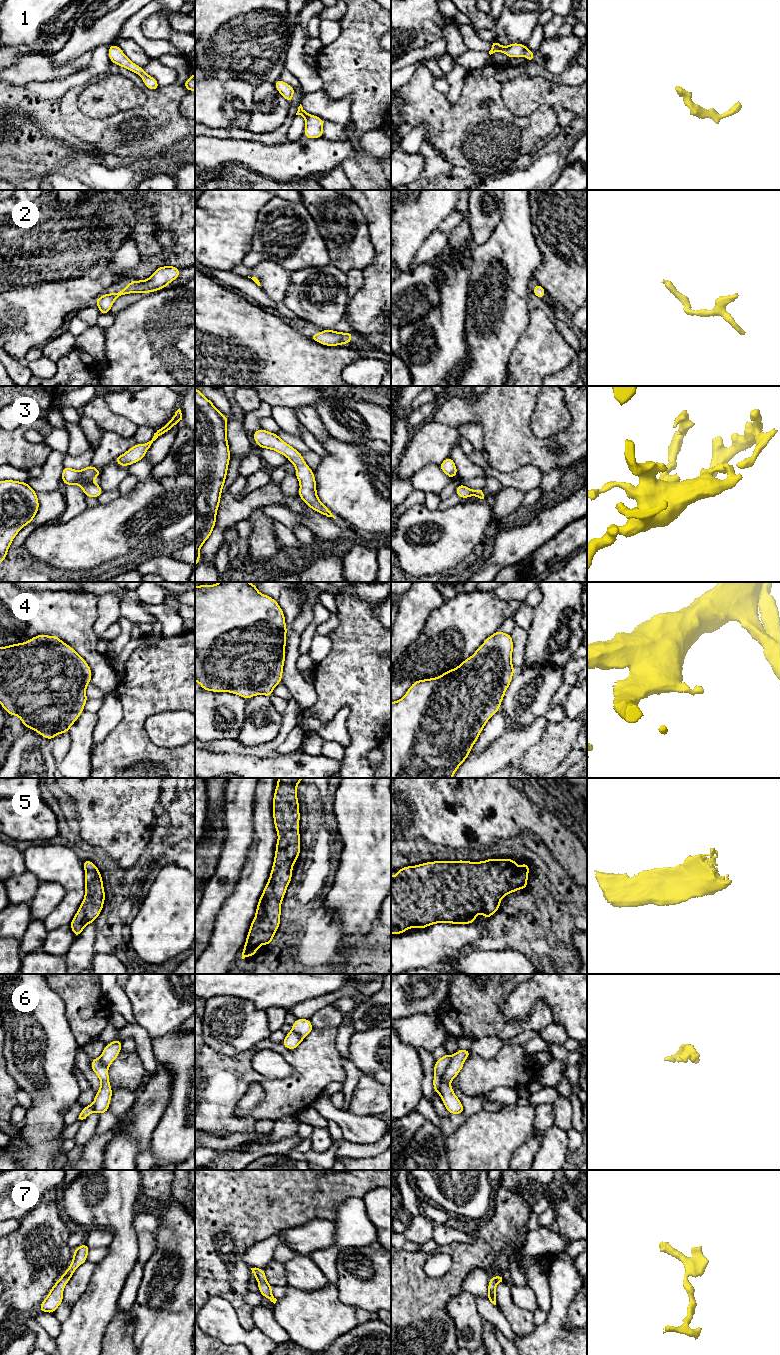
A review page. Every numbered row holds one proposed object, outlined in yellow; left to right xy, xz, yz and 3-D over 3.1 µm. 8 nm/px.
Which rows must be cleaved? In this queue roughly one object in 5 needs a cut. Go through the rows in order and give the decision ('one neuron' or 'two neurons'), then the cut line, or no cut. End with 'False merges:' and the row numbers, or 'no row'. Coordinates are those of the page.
1: one neuron | no cut
2: one neuron | no cut
3: one neuron | no cut
4: one neuron | no cut
5: one neuron | no cut
6: two neurons | yz (452, 1056), (442, 1076), (439, 1094)
7: one neuron | no cut
False merges: 6

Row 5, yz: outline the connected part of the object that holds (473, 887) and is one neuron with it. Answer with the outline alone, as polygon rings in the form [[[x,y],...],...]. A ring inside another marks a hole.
[[[489,858],[480,862],[433,861],[400,868],[396,876],[391,875],[391,934],[402,934],[409,928],[423,929],[436,923],[471,924],[481,912],[487,920],[499,910],[503,897],[518,889],[527,889],[529,866],[524,863],[517,867],[514,859]]]

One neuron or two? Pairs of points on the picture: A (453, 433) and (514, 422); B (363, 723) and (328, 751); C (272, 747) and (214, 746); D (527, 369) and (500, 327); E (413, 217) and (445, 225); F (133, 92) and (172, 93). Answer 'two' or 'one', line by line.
A: two
B: two
C: one
D: two
E: two
F: two

